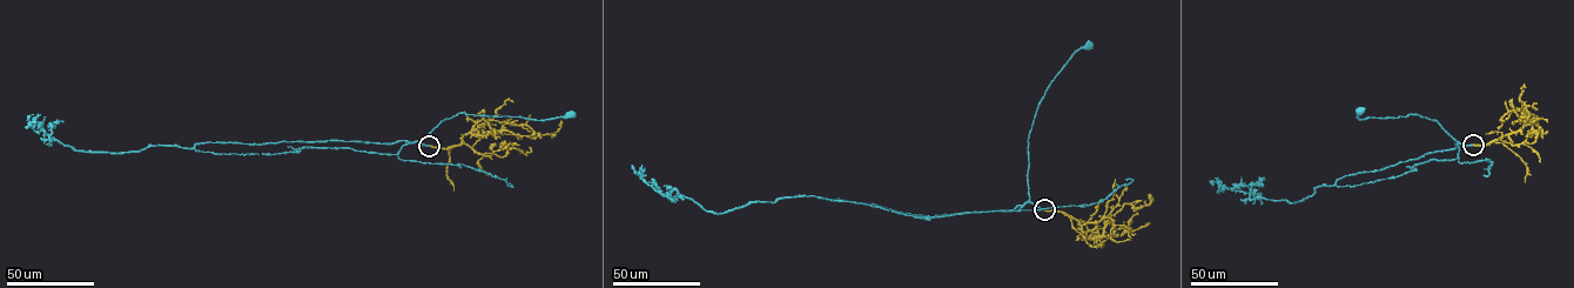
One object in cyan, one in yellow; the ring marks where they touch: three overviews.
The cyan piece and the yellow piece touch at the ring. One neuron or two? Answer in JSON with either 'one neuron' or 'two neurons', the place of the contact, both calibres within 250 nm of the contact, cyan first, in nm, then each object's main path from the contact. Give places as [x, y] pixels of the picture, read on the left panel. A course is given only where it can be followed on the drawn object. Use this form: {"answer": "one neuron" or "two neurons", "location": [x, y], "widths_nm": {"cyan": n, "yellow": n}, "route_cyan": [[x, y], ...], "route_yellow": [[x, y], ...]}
{"answer": "two neurons", "location": [429, 146], "widths_nm": {"cyan": 440, "yellow": 400}, "route_cyan": [[429, 146], [421, 140], [441, 122], [461, 113], [537, 120], [571, 114]], "route_yellow": [[429, 146], [446, 148], [461, 145], [469, 133], [502, 129], [536, 138], [555, 133], [562, 125]]}

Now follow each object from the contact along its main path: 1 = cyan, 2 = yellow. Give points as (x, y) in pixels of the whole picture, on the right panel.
1: (1473, 145), (1462, 145), (1435, 120), (1417, 114), (1361, 119), (1357, 116), (1359, 111)
2: (1473, 145), (1485, 145), (1531, 122), (1520, 116), (1514, 121), (1526, 121), (1529, 115), (1526, 106), (1528, 106)

